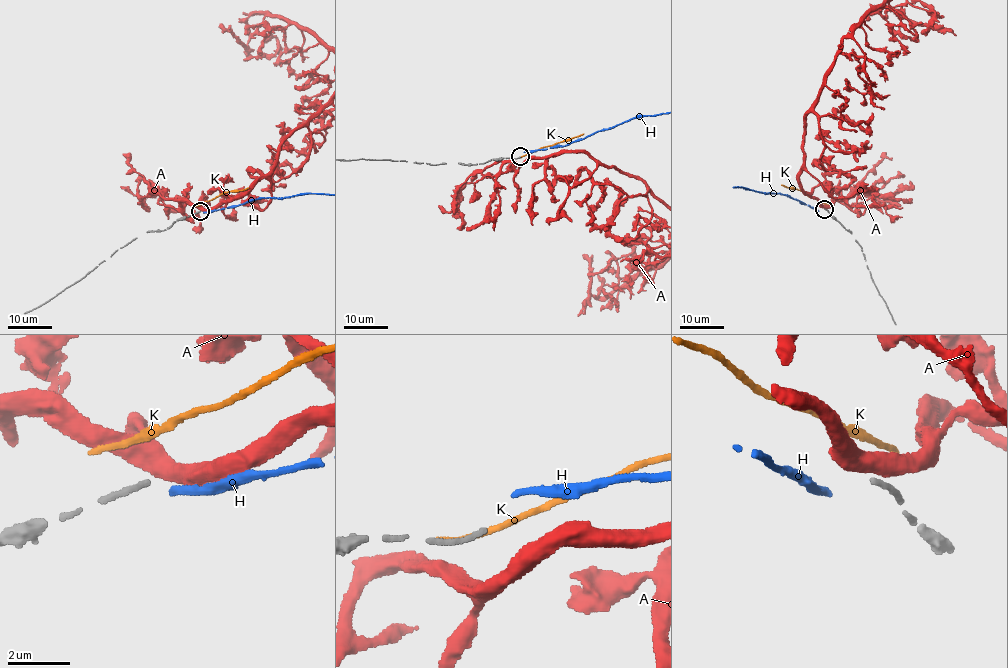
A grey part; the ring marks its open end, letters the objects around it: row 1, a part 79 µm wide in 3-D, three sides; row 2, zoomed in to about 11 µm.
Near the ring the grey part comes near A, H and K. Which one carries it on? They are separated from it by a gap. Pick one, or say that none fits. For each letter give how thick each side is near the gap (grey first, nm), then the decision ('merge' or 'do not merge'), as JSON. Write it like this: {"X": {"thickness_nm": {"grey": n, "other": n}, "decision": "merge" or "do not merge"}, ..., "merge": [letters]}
{"A": {"thickness_nm": {"grey": 160, "other": 500}, "decision": "do not merge"}, "H": {"thickness_nm": {"grey": 160, "other": 220}, "decision": "do not merge"}, "K": {"thickness_nm": {"grey": 160, "other": 200}, "decision": "do not merge"}, "merge": []}

